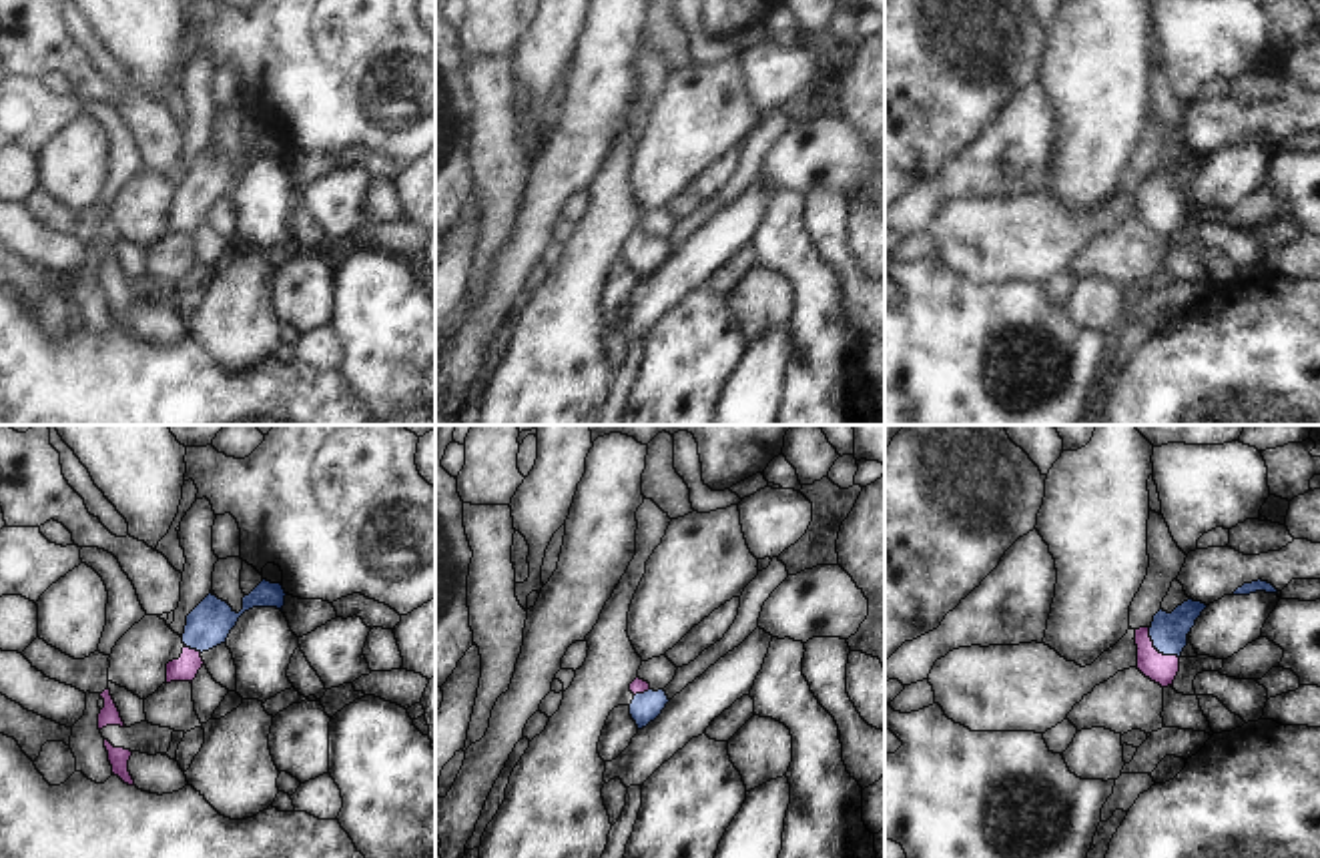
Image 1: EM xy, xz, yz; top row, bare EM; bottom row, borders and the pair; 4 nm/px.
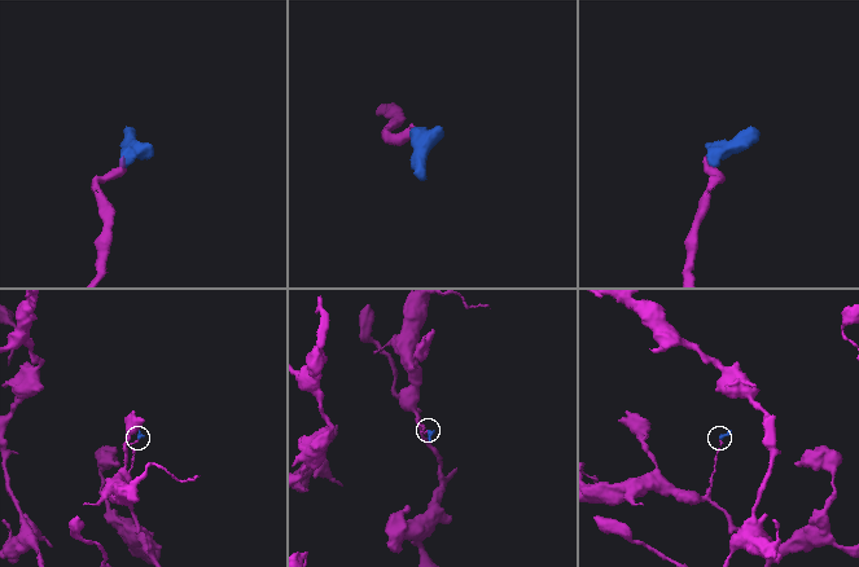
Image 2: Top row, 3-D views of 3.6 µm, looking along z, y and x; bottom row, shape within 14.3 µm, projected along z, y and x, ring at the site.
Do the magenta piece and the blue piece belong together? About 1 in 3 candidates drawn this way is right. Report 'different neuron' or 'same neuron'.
same neuron

